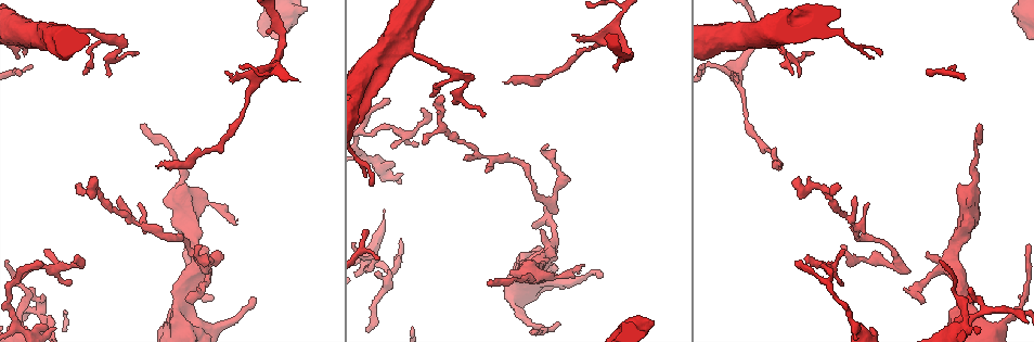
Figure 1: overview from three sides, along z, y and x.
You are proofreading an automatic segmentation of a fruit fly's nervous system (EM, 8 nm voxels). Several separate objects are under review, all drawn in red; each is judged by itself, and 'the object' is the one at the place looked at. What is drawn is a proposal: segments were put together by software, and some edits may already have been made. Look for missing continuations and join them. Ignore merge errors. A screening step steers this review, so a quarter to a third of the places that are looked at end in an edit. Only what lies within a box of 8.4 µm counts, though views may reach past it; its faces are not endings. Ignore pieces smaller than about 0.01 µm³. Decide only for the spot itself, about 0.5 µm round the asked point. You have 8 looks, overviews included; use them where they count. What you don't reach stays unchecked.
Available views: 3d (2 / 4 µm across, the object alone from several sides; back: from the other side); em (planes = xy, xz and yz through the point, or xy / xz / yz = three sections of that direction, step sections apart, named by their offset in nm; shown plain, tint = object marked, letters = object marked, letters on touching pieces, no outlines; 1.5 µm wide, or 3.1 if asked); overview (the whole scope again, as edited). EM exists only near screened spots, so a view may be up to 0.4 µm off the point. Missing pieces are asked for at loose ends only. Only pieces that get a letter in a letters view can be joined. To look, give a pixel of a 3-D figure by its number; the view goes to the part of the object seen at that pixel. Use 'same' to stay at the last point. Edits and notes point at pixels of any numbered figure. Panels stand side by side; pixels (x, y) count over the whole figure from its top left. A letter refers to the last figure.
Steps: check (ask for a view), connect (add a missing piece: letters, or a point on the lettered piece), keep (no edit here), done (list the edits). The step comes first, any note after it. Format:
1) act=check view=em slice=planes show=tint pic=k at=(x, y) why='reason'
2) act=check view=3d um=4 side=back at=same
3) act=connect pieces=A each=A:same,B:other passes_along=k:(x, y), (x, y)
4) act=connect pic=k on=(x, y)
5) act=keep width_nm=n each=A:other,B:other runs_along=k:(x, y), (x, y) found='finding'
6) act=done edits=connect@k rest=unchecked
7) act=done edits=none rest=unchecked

act=check view=3d um=4 pic=1 at=(23, 53) why='branch stops here'

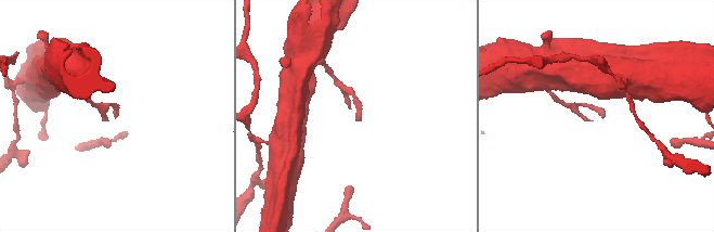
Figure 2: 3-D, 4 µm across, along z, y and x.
act=check view=em slice=planes show=letters pic=2 at=(115, 117) why='need the tissue'

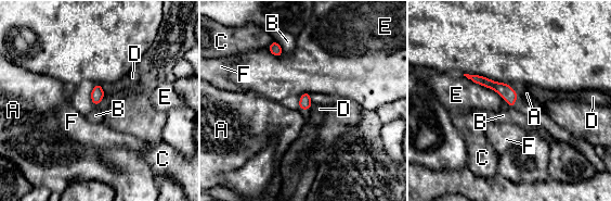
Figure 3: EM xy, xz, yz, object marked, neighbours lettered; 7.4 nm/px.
act=keep width_nm=90 each=A:other,B:other,C:other,D:other,E:other,F:other border=3:(274, 40), (280, 45), (283, 52) found='no lettered piece goes on from it'

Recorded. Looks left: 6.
act=check view=em slice=planes show=letters pic=1 at=(235, 222) why='free end'

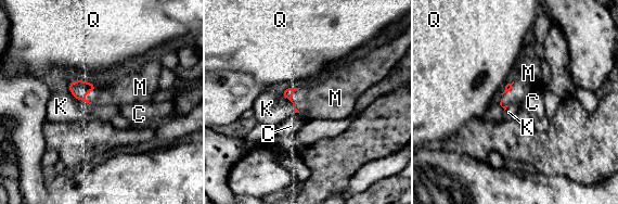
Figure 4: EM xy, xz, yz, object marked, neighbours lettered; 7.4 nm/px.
act=connect pieces=M each=C:other,K:other,M:same,Q:other found='the neuron continues'

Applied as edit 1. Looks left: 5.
act=check view=em slice=xz step=8 show=letters pic=1 at=(379, 272) why='tapers out'

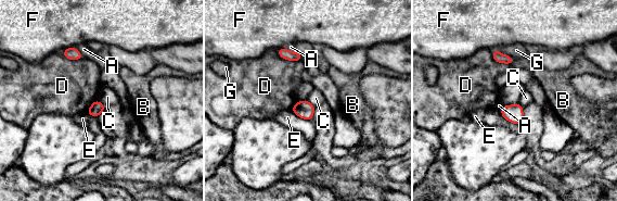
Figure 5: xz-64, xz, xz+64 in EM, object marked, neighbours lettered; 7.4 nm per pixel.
act=keep each=A:other,B:other,C:other,D:other,E:other,F:other,G:other border=5:(306, 100), (315, 107) found='none of them fits'

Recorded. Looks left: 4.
act=done edits=connect@4 rest=unchecked

